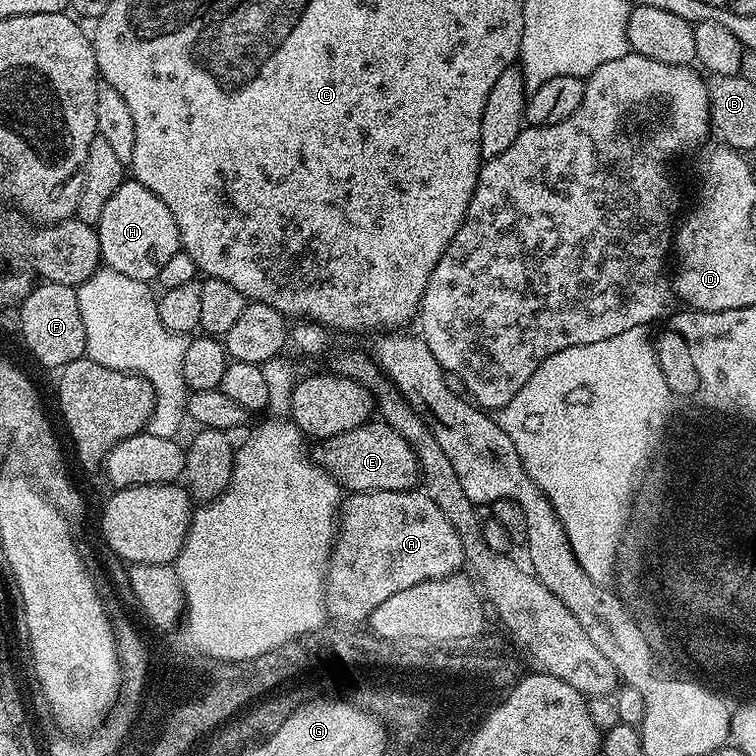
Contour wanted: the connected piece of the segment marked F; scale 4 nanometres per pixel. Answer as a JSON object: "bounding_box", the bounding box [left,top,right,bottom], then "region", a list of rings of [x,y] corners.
{"bounding_box":[18,282,90,370],"region":[[[40,282],[19,304],[18,336],[24,339],[29,354],[42,367],[59,370],[70,362],[85,359],[90,344],[90,329],[82,326],[82,310],[78,310],[78,294],[73,285]]]}

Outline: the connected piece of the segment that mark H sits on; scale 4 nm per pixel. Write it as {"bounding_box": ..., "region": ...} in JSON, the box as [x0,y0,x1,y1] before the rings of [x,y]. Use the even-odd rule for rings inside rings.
{"bounding_box":[95,178,181,281],"region":[[[135,178],[125,179],[124,184],[114,190],[110,202],[106,202],[105,208],[102,209],[100,223],[95,225],[95,230],[100,243],[101,261],[107,267],[118,270],[118,274],[127,274],[130,278],[155,281],[156,275],[160,273],[162,266],[166,266],[167,260],[181,251],[180,231],[174,222],[174,214],[170,214],[166,202],[162,202],[158,194],[146,190],[146,186],[142,186]]]}

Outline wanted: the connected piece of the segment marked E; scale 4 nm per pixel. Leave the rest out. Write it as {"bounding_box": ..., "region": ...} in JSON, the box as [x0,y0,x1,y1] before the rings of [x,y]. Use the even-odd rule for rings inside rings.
{"bounding_box":[315,418,422,493],"region":[[[373,418],[354,430],[346,430],[346,434],[332,436],[315,447],[316,463],[323,466],[340,483],[341,489],[349,493],[382,490],[407,492],[417,487],[422,476],[420,463],[416,461],[414,450],[410,450],[406,438],[402,438],[402,434],[380,418]]]}

